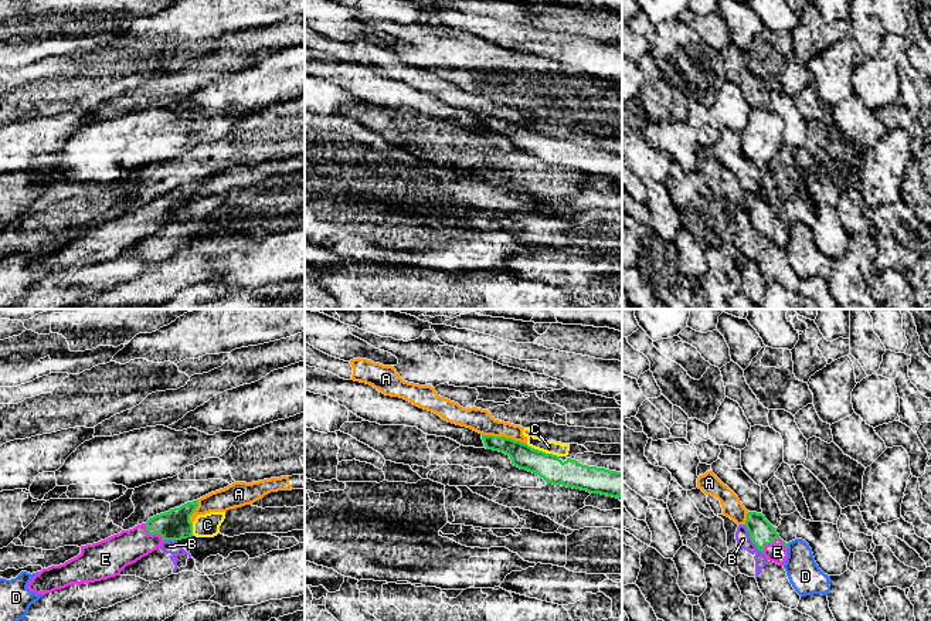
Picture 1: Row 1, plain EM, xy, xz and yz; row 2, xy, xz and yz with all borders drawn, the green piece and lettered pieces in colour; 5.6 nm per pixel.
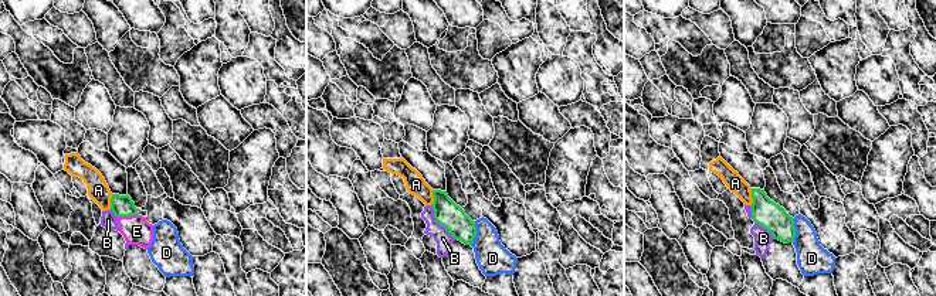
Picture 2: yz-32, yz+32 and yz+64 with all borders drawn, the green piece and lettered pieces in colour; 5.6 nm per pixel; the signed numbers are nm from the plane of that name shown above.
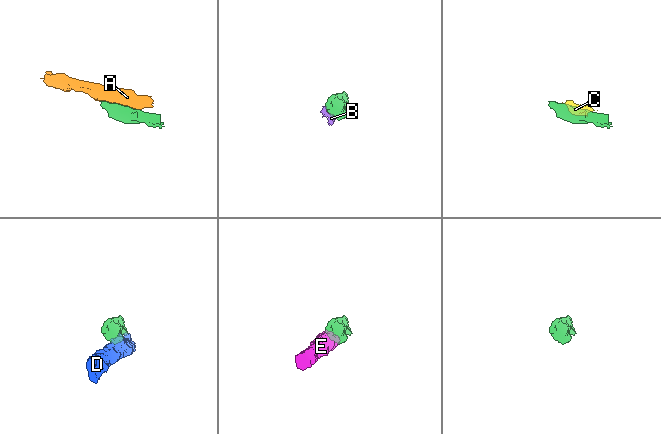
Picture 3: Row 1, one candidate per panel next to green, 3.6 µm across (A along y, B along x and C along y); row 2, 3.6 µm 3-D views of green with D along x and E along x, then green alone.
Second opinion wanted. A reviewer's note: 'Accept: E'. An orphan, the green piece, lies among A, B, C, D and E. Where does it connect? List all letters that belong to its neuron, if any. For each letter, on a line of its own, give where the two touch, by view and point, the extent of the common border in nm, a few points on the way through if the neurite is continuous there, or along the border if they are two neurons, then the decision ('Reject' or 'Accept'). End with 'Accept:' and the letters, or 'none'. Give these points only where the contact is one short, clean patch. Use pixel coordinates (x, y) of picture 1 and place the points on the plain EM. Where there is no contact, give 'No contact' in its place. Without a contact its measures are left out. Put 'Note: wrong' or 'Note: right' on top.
Note: right
A: Touches green at xz (505, 119). Shared border 260 nm. Reject
B: Touches green at yz (750, 220). Shared border 200 nm. Boundary: yz (744, 207), (748, 220), (763, 236). Reject
C: Touches green at xz (542, 133). Shared border 200 nm. Boundary: xz (526, 126), (559, 139). Reject
D: Touches green at yz (787, 228). Shared border 30 nm. Reject
E: Touches green at yz (774, 221). Shared border 150 nm. Path across: yz (761, 214), (774, 221), (777, 234). Accept
Accept: E

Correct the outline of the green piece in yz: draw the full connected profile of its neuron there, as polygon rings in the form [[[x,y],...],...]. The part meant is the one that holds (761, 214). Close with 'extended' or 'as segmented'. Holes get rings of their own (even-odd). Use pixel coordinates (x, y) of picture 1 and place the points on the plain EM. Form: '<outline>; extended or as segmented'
[[[748,194],[745,210],[750,221],[767,242],[784,248],[788,240],[788,225],[785,225],[775,210],[765,201],[762,196]]]; extended

